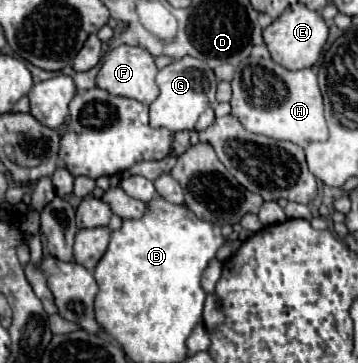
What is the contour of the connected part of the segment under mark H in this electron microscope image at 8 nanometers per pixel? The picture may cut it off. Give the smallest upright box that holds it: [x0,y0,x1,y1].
[231,59,329,147]

